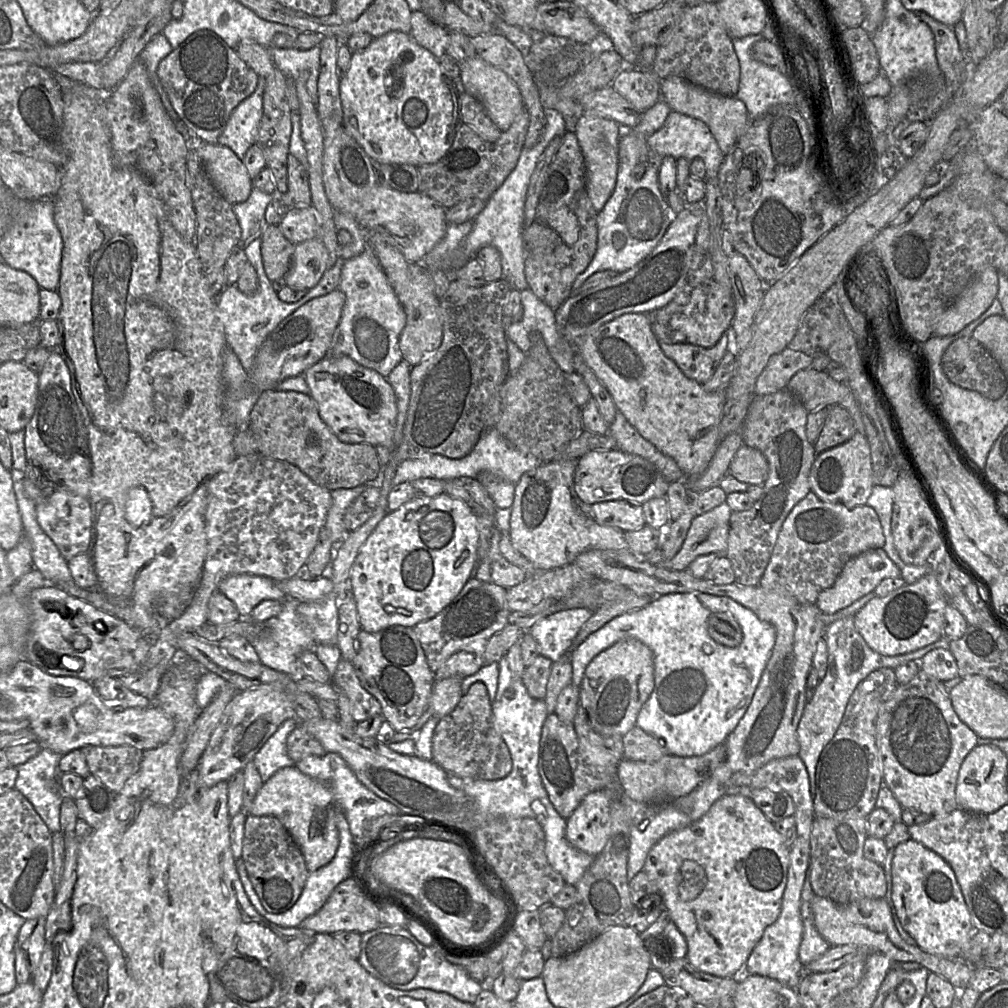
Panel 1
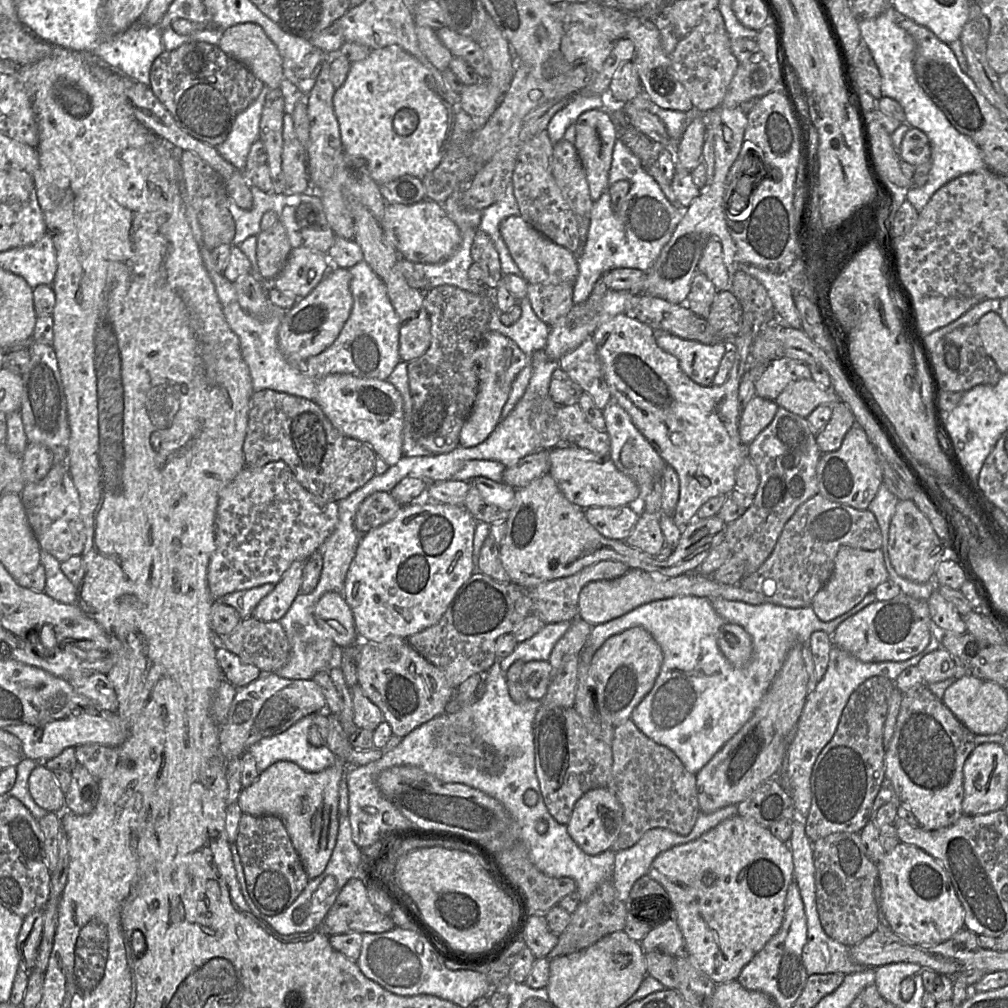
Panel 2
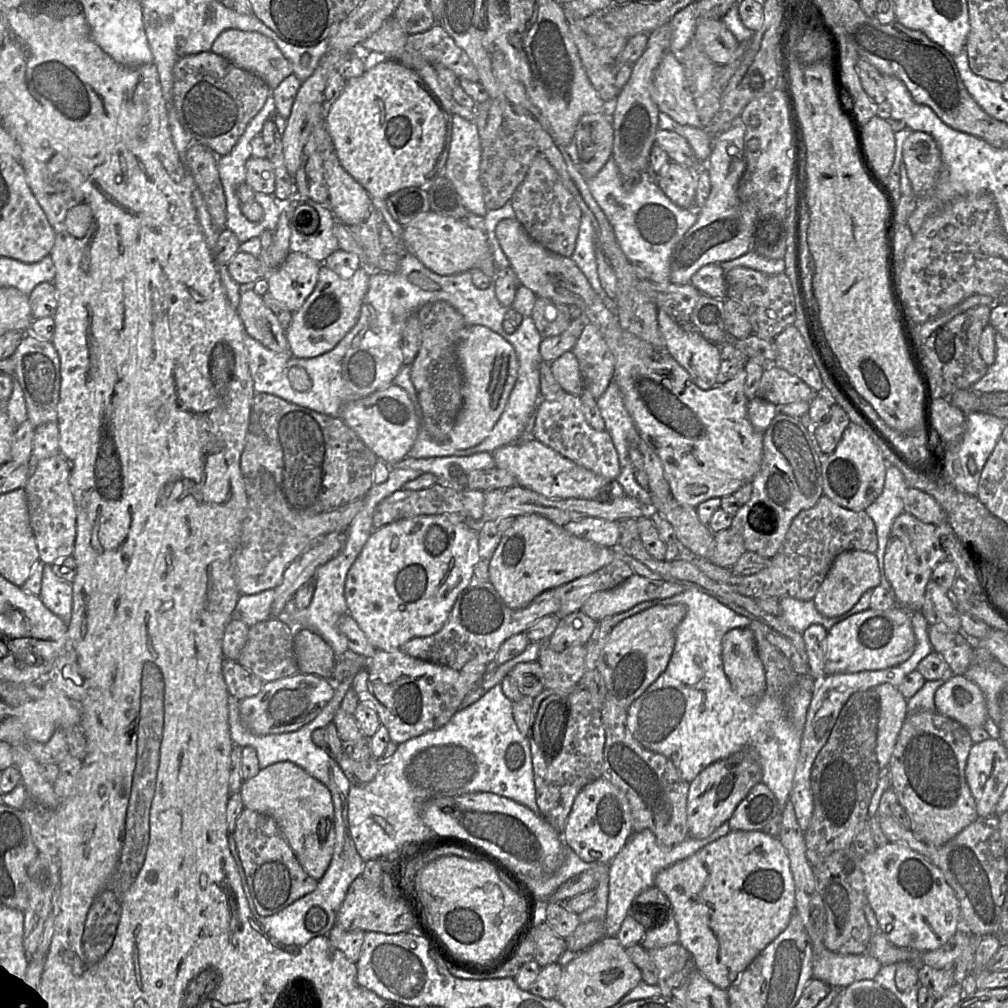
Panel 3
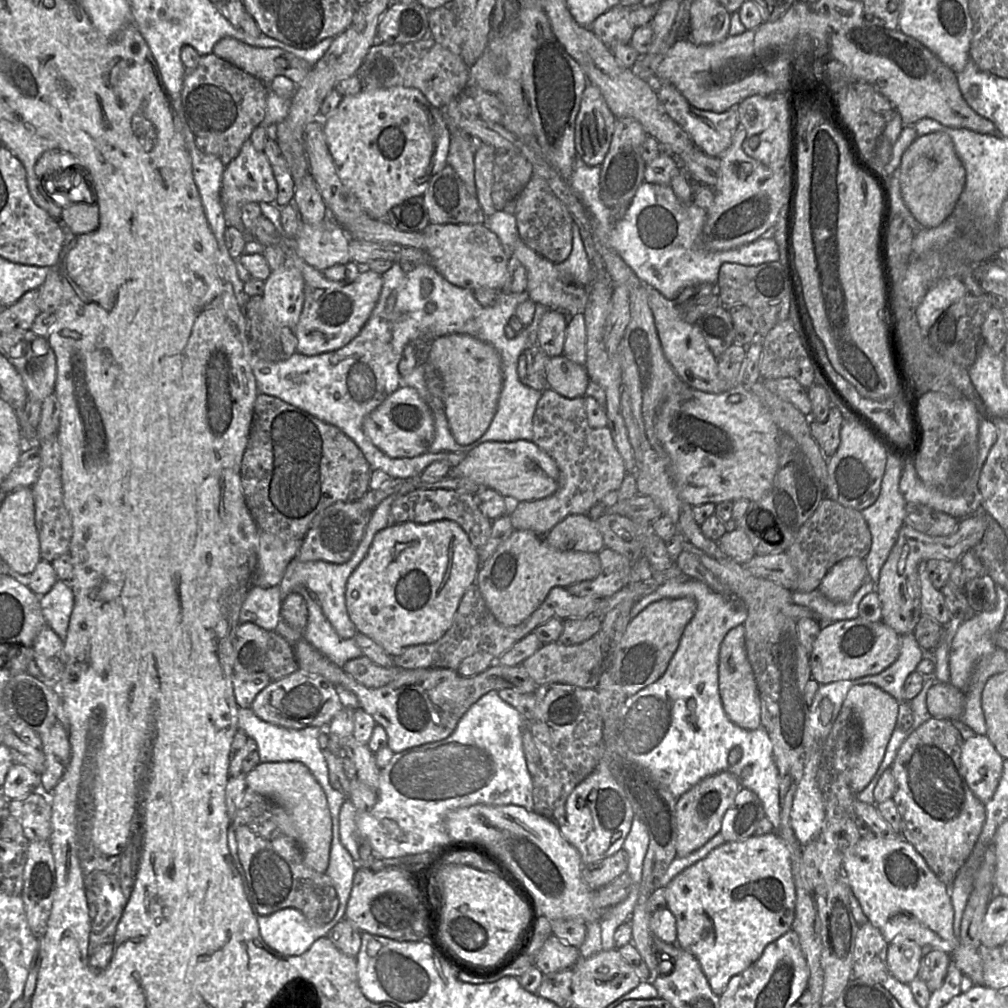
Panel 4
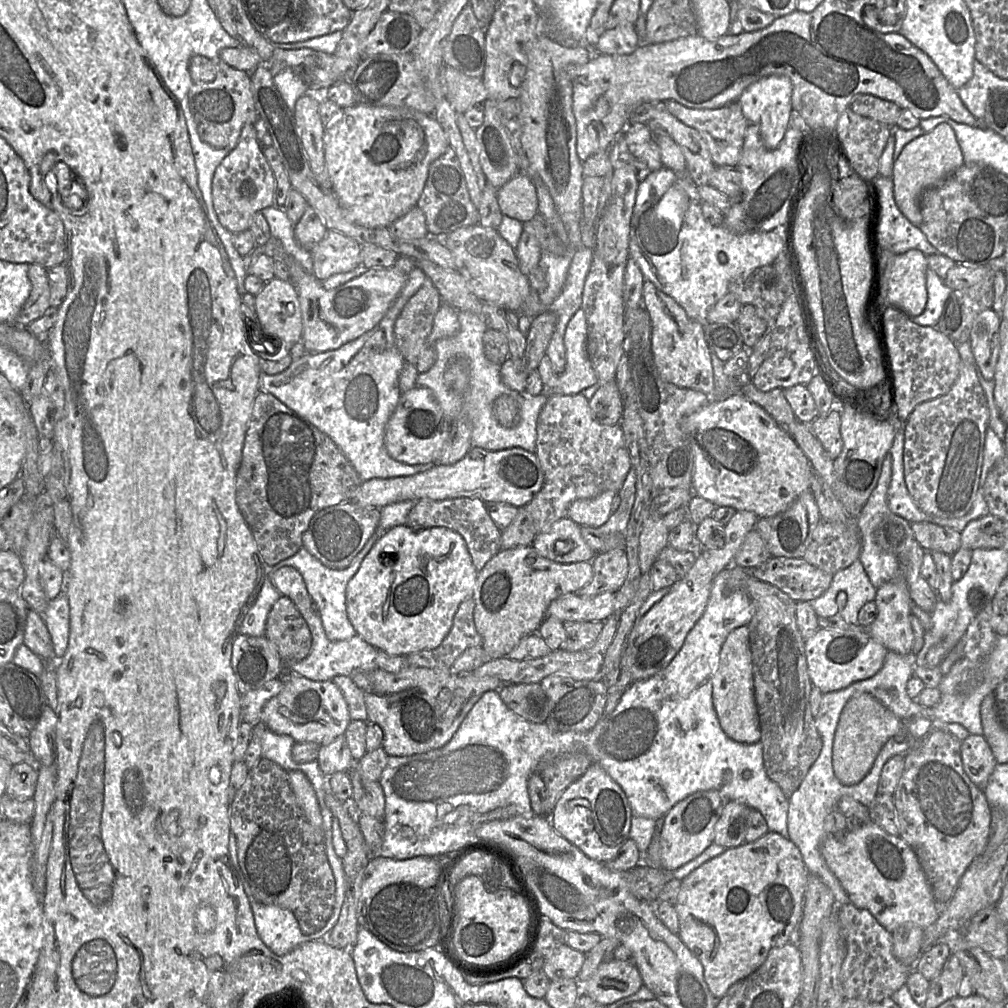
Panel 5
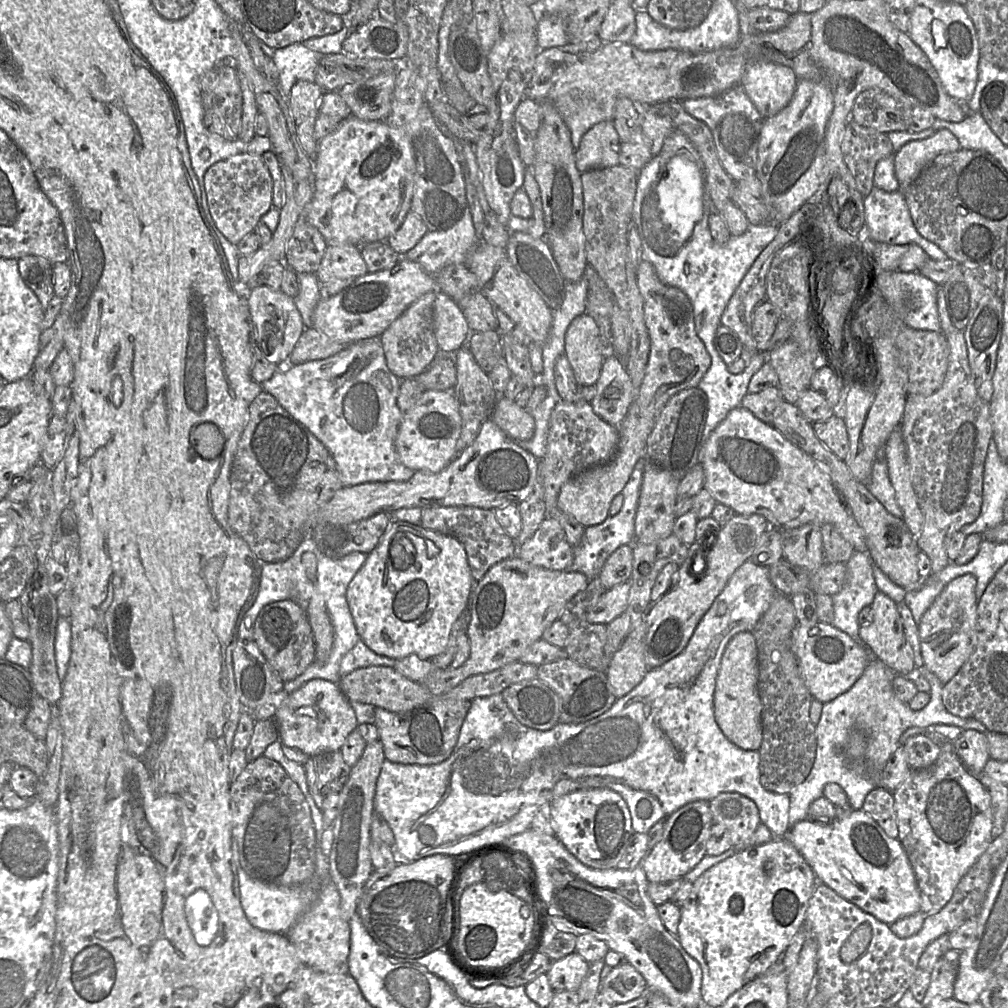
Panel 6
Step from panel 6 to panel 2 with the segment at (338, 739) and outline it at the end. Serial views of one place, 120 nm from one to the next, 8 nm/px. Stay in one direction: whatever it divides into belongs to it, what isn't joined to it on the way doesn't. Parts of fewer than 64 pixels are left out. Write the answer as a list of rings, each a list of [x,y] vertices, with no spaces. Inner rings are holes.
[[[275,673],[263,674],[257,680],[243,688],[238,688],[230,705],[226,721],[219,725],[220,752],[227,762],[241,758],[248,749],[259,740],[284,732],[301,718],[325,712],[327,703],[320,687],[312,680],[289,679]]]

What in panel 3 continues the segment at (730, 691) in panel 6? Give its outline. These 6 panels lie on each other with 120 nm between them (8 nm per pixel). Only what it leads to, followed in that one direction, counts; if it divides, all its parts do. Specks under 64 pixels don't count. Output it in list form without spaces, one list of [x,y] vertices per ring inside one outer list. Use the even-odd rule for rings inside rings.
[[[735,628],[722,639],[724,673],[735,691],[742,698],[761,697],[766,689],[765,672],[756,650],[752,631]]]

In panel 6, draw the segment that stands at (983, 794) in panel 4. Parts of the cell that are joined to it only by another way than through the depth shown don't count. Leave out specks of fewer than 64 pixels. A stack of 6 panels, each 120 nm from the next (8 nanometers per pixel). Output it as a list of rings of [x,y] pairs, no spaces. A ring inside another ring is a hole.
[[[964,730],[953,743],[957,755],[968,771],[976,776],[984,772],[990,758],[985,734],[976,730]]]

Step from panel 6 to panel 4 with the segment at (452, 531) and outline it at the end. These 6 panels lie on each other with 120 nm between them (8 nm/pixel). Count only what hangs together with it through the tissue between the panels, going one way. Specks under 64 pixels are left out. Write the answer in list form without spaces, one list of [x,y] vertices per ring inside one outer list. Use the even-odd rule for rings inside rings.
[[[415,489],[397,497],[391,505],[390,525],[406,522],[428,524],[440,520],[456,522],[476,550],[484,546],[491,533],[492,522],[479,510],[473,494],[445,489]]]

